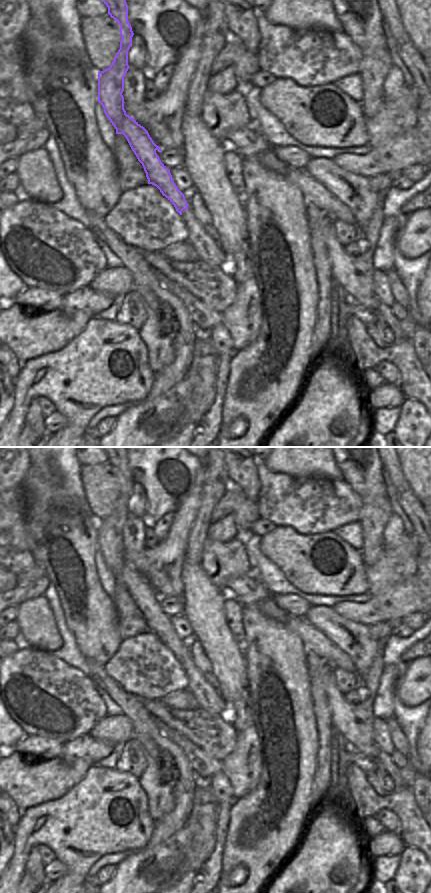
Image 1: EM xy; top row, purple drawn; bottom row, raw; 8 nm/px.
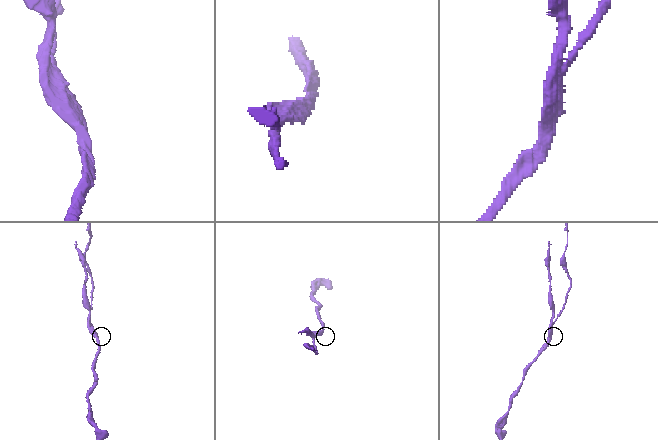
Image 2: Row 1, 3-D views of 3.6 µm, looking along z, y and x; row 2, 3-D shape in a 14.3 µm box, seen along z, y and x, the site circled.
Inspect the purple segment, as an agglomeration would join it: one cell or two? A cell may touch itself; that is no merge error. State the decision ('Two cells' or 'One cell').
Two cells

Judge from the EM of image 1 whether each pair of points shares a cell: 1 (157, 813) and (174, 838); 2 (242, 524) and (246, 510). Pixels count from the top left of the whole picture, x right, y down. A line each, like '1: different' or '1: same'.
1: different
2: same

